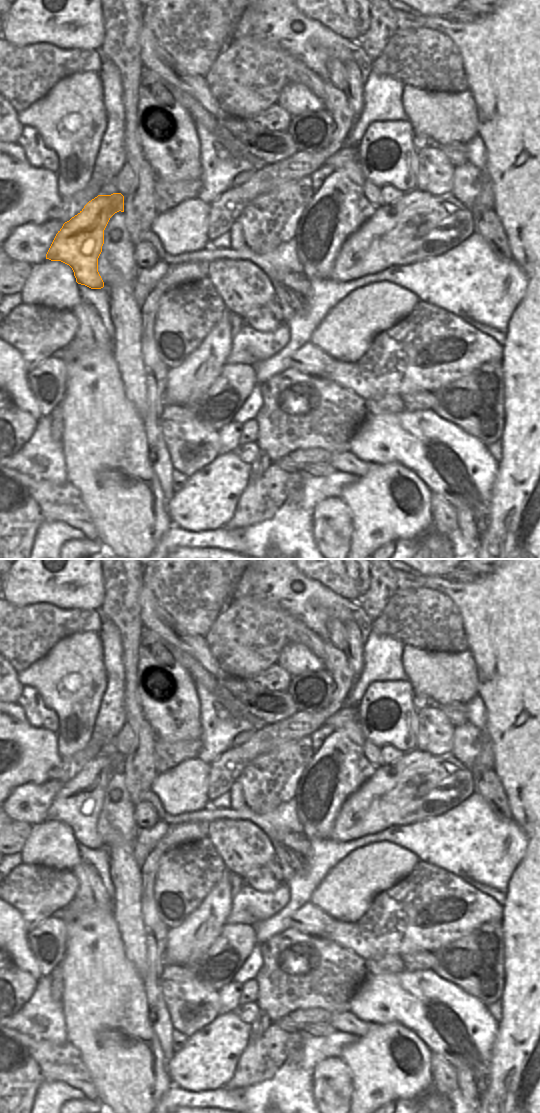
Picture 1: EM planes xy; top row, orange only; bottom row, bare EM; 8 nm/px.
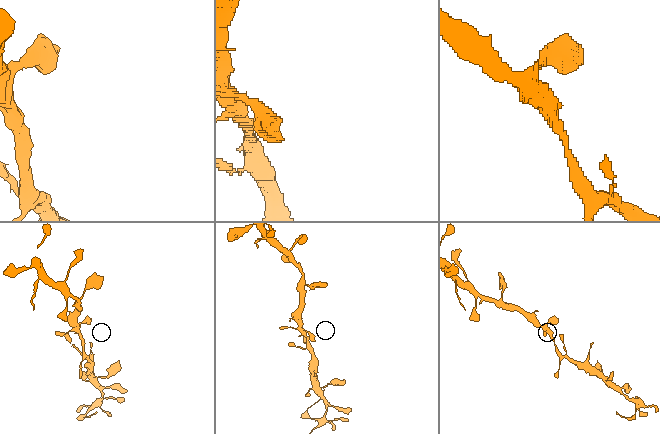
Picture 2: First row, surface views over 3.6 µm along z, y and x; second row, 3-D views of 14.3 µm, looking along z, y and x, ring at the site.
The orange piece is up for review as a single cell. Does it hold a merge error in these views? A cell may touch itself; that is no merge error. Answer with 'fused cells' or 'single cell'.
single cell

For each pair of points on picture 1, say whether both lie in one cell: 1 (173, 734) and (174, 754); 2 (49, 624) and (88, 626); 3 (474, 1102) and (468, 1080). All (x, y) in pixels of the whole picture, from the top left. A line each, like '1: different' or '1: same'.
1: different
2: same
3: same

